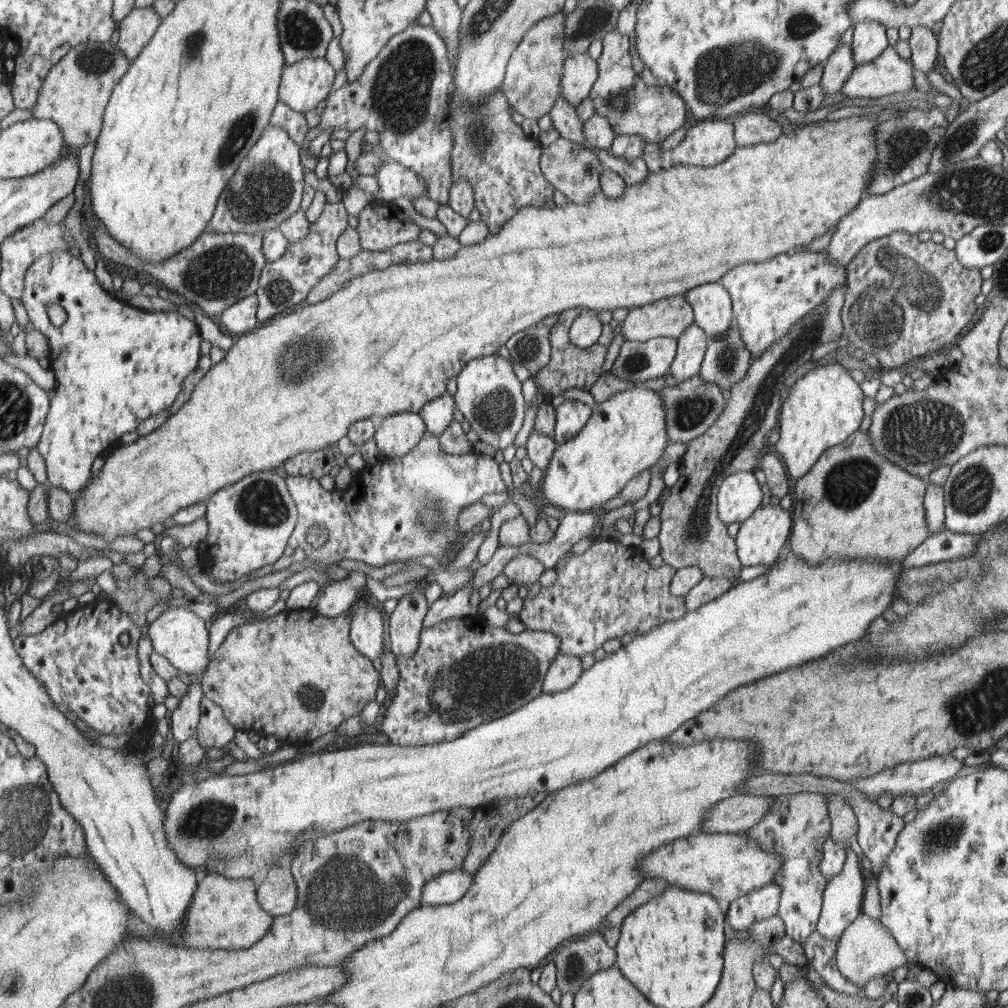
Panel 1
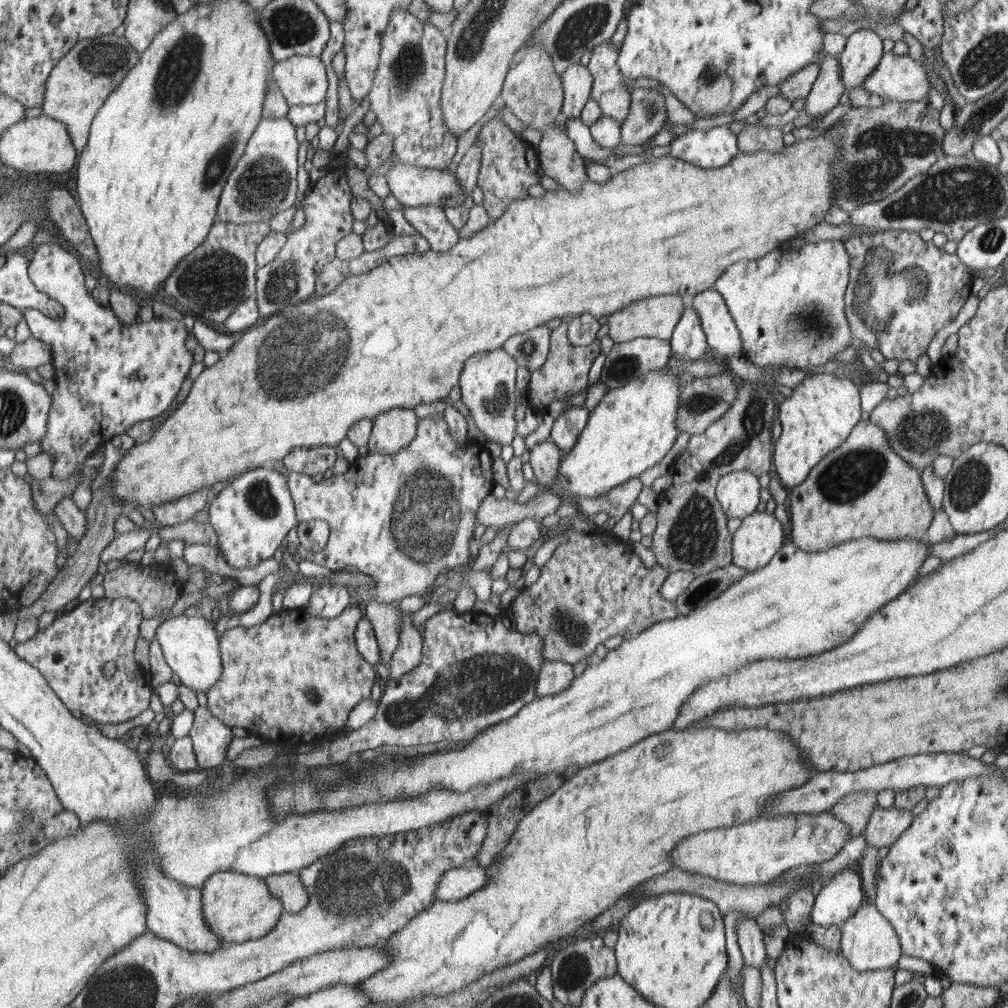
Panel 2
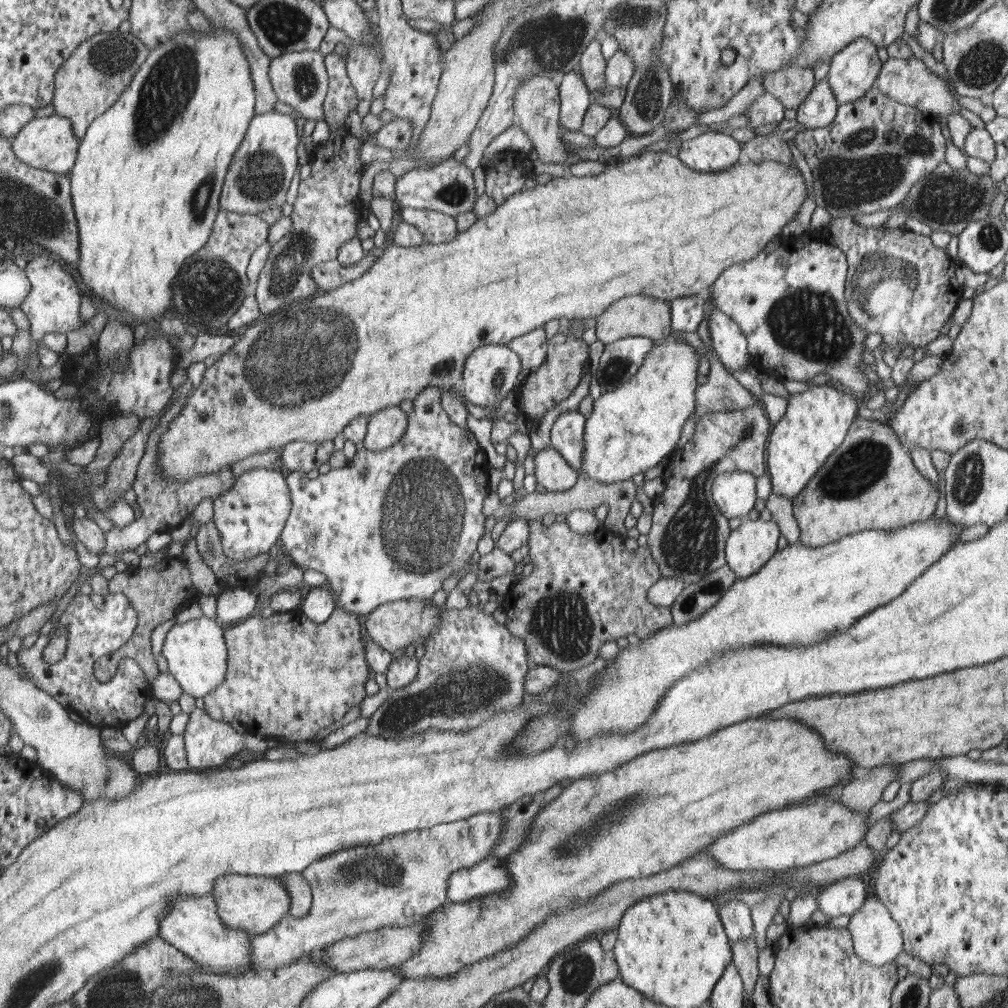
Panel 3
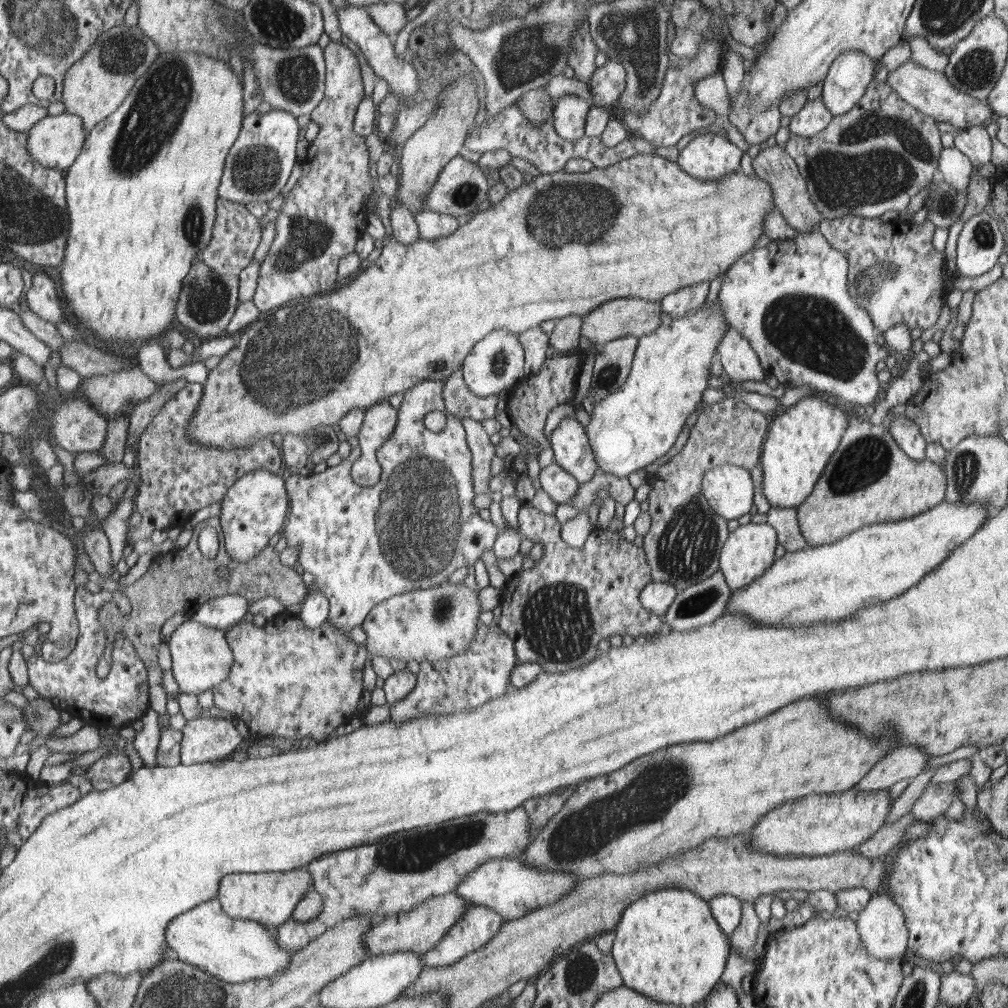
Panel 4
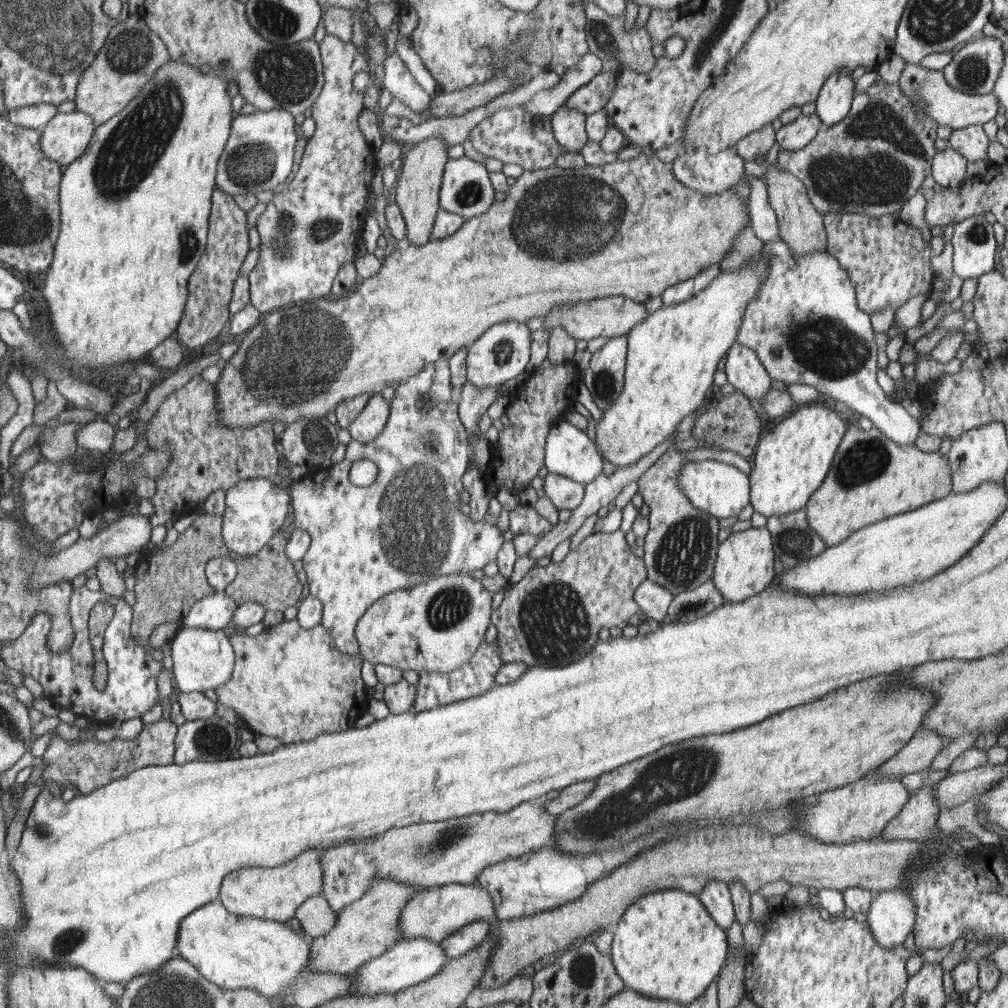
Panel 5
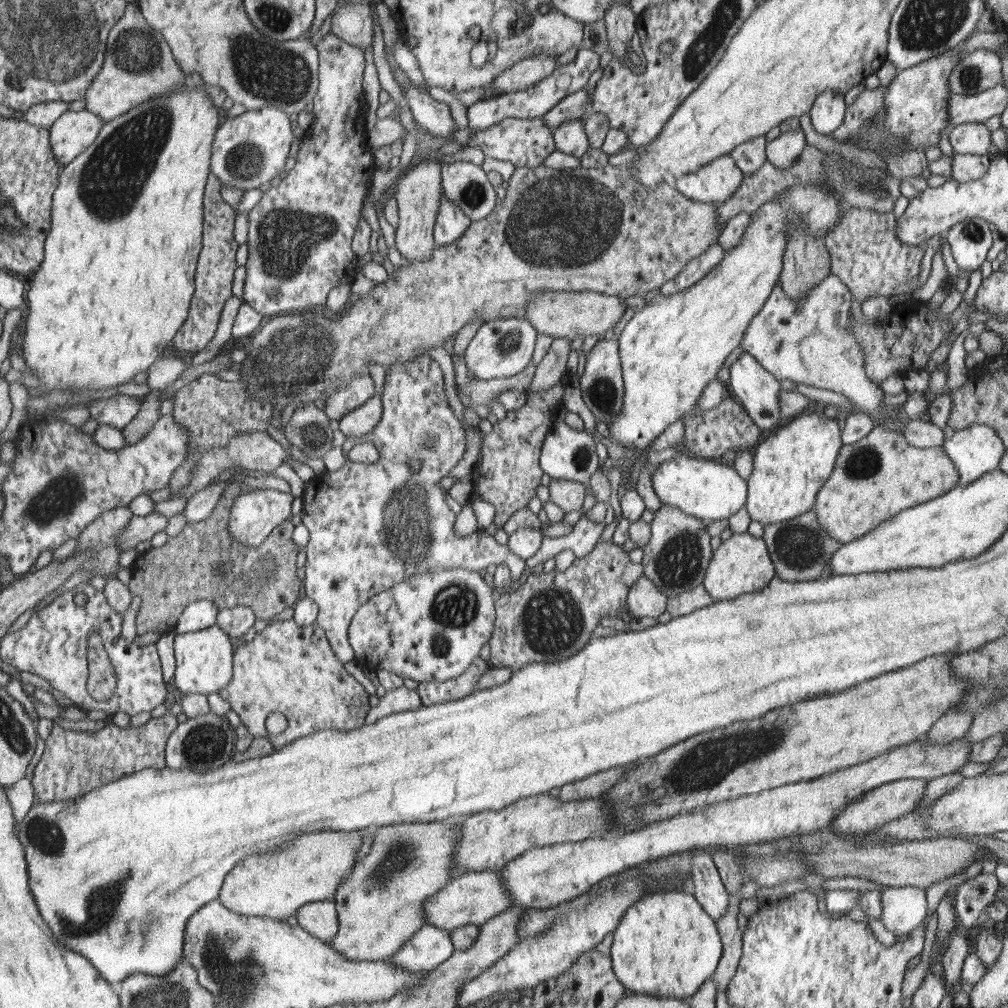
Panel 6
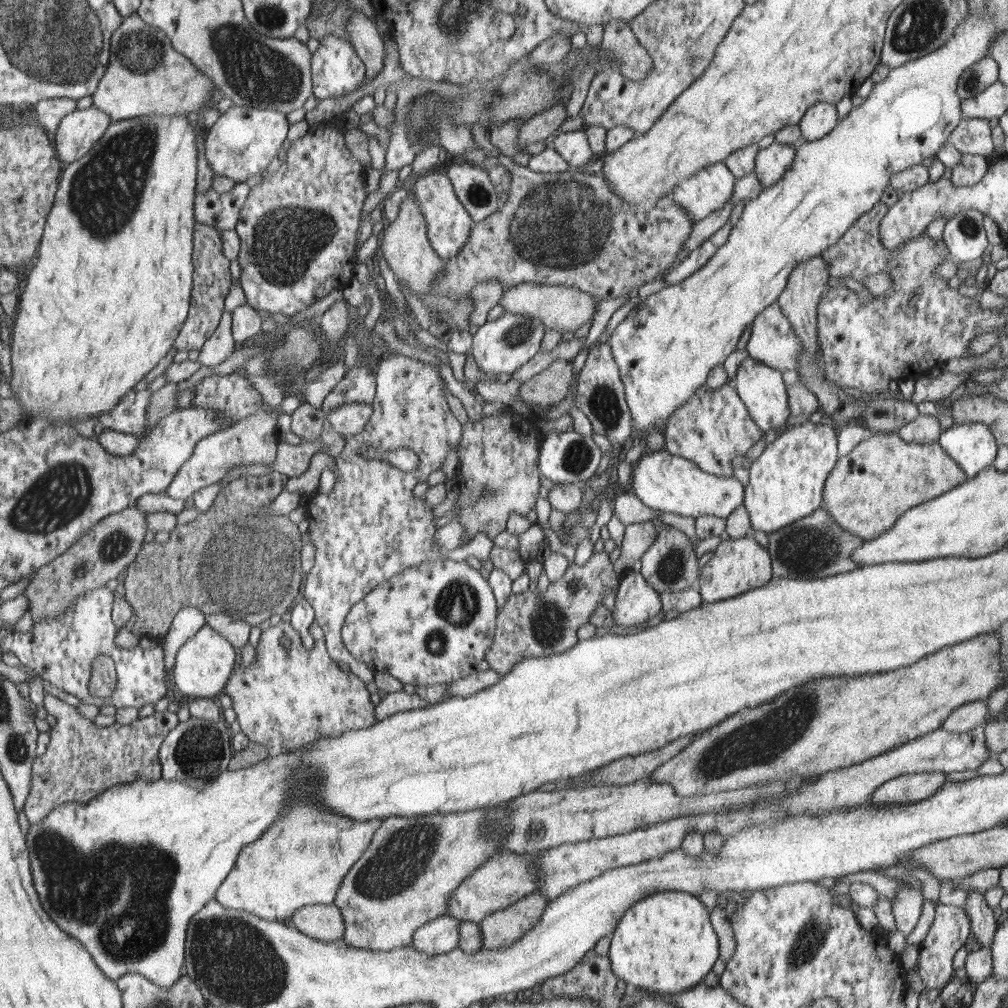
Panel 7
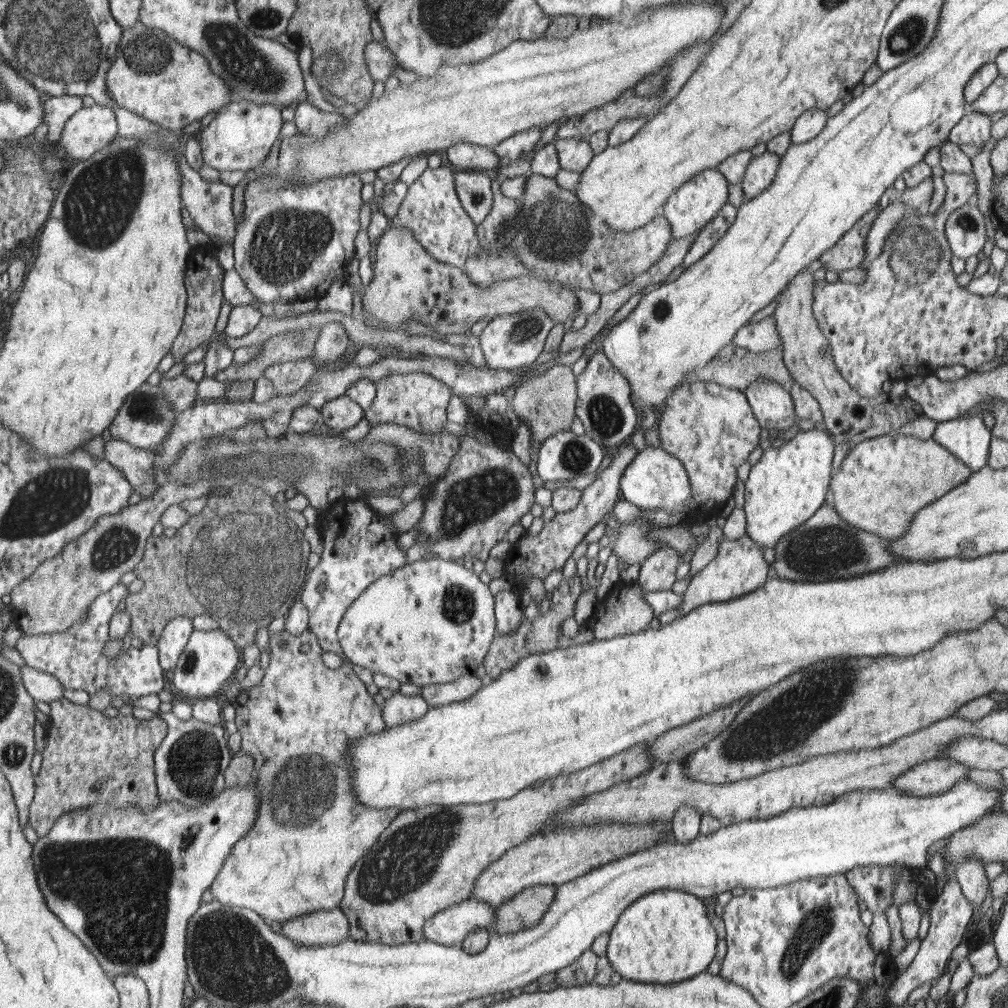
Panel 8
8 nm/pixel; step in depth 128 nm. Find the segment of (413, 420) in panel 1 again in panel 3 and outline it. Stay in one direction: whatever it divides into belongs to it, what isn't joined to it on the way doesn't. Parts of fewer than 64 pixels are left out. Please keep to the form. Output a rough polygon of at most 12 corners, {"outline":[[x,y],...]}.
{"outline":[[400,406],[369,416],[365,448],[402,440],[409,414]]}

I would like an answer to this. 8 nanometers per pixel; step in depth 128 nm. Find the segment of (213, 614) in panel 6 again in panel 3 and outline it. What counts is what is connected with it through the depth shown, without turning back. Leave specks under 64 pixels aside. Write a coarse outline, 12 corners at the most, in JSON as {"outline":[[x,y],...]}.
{"outline":[[226,587],[216,596],[216,620],[232,626],[256,615],[252,590]]}

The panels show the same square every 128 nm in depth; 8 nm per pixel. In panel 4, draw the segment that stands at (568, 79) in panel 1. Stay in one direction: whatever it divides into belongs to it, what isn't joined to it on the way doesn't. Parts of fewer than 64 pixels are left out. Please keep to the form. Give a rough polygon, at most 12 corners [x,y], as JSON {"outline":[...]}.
{"outline":[[574,94],[553,106],[553,126],[564,140],[585,134],[592,104]]}

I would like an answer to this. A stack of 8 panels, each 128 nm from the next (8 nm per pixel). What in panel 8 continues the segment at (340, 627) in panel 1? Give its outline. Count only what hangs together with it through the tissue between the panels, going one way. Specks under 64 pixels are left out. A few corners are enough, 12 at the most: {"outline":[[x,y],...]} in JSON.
{"outline":[[270,633],[234,700],[258,817],[210,892],[337,908],[404,809],[354,789],[388,725],[317,635]]}

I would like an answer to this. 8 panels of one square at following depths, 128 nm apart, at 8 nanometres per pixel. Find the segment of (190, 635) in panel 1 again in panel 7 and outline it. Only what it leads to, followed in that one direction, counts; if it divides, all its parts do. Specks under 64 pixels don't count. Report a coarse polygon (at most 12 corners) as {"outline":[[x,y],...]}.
{"outline":[[206,624],[180,646],[172,676],[185,698],[217,699],[236,666]]}

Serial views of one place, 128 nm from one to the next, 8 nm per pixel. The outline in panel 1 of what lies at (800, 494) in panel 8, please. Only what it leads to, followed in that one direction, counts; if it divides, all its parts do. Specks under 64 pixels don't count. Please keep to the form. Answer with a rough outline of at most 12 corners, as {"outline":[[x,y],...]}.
{"outline":[[839,363],[796,380],[772,443],[790,478],[858,430],[860,384]]}

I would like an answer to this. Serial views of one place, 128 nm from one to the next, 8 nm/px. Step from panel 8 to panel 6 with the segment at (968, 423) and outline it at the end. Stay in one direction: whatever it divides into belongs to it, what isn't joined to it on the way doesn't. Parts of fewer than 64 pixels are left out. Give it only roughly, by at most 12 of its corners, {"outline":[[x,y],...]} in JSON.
{"outline":[[986,425],[955,431],[942,445],[969,485],[998,469],[1006,452]]}

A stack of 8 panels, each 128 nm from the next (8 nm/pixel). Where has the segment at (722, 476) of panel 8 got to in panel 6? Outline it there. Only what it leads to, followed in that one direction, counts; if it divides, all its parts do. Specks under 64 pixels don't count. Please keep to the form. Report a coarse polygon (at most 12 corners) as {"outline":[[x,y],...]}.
{"outline":[[727,393],[685,413],[682,448],[704,460],[758,444],[762,430]]}

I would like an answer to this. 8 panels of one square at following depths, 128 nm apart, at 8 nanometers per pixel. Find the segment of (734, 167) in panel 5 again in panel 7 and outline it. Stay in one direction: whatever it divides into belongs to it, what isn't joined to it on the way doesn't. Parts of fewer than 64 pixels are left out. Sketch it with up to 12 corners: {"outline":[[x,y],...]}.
{"outline":[[718,162],[670,196],[694,224],[730,201],[736,182]]}

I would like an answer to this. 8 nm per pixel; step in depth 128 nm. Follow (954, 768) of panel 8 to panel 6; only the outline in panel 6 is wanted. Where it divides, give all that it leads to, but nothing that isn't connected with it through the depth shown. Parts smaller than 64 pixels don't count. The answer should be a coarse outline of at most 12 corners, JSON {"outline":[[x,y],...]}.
{"outline":[[902,778],[848,804],[829,827],[862,834],[916,808],[928,779]]}

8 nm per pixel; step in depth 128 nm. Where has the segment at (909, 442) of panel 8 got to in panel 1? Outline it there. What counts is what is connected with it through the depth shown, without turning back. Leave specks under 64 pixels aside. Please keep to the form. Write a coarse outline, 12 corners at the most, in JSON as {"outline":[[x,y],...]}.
{"outline":[[856,430],[796,481],[788,549],[902,561],[926,479]]}

